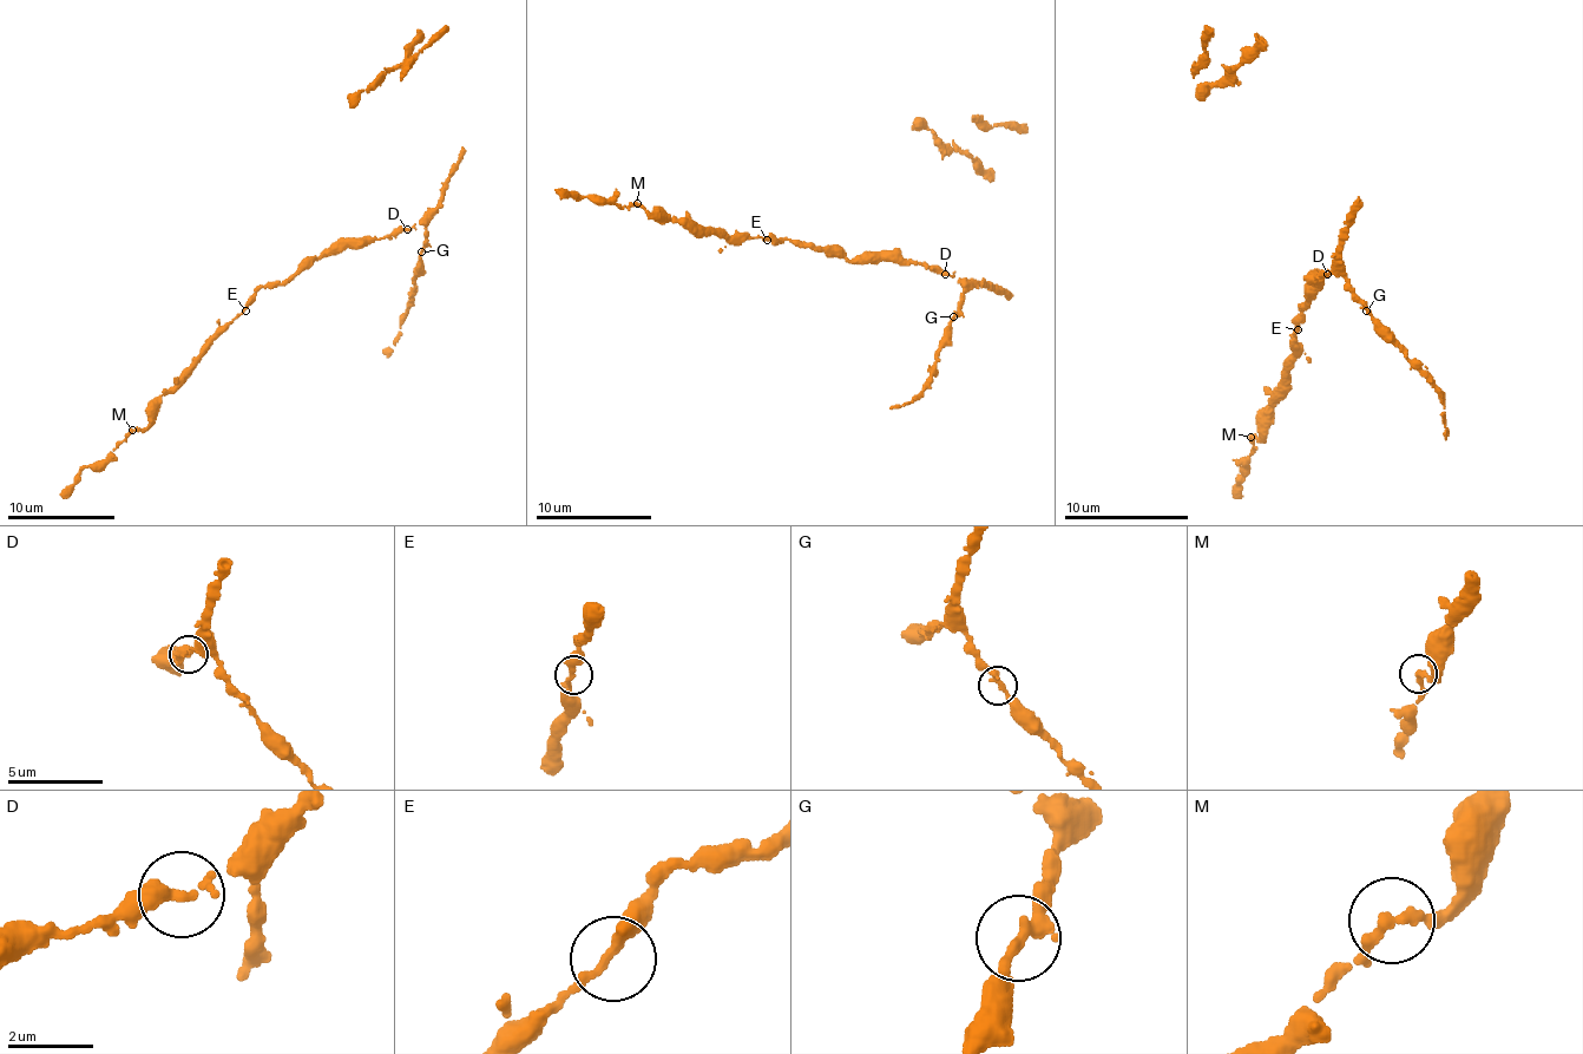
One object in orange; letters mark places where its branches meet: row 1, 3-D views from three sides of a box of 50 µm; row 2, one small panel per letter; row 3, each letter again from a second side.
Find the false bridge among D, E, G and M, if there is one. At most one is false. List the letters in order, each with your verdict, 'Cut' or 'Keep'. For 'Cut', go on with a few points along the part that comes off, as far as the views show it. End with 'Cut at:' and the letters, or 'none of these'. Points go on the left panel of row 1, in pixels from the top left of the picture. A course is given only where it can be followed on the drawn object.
D: Keep
E: Keep
G: Keep
M: Keep
Cut at: none of these

